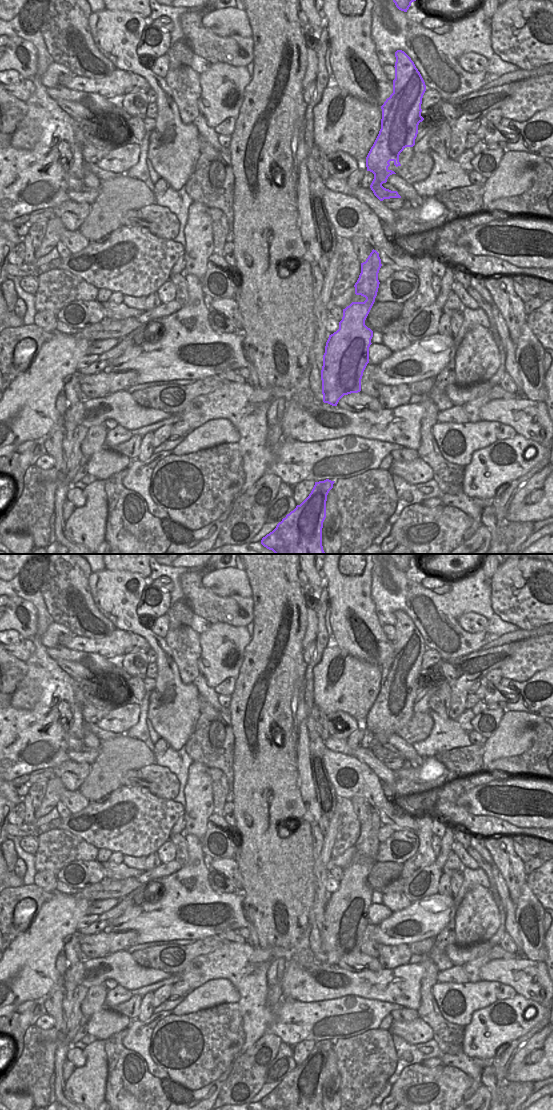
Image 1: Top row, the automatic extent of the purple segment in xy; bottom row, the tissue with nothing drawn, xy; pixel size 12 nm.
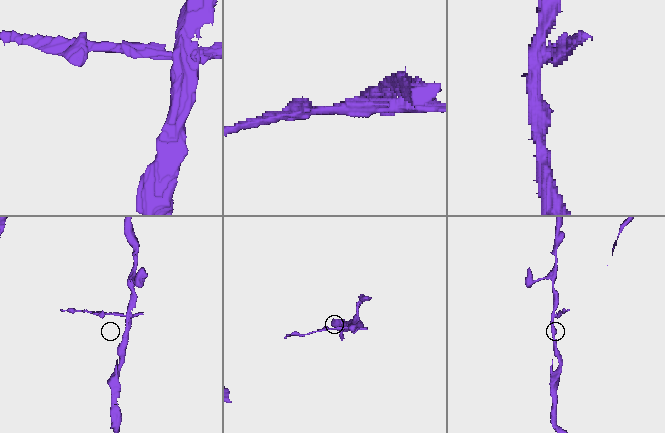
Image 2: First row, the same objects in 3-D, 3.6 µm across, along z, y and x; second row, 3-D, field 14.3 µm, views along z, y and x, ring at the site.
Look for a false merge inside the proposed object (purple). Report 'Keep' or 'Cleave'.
Cleave.

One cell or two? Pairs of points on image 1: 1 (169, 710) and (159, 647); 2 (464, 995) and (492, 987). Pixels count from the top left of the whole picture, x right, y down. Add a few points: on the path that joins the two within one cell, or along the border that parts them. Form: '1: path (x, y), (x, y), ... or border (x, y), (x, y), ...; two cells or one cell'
1: path (168, 694), (168, 677), (165, 663); one cell
2: path (471, 995), (480, 995), (485, 991); one cell

